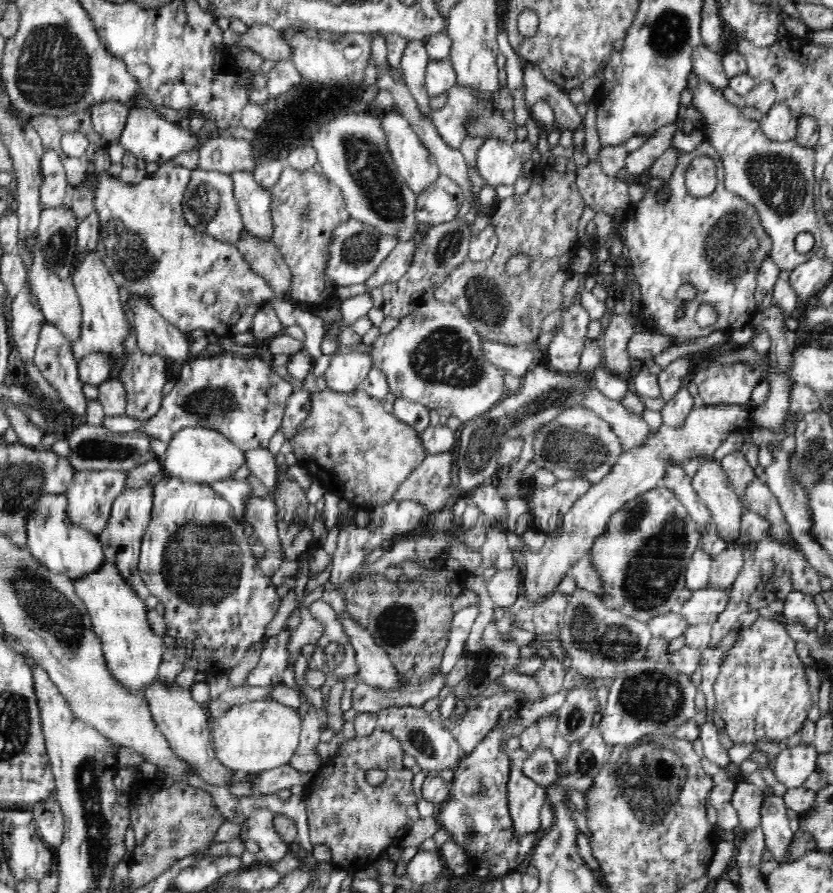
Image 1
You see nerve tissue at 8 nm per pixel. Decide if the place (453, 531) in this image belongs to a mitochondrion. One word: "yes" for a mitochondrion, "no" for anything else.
no

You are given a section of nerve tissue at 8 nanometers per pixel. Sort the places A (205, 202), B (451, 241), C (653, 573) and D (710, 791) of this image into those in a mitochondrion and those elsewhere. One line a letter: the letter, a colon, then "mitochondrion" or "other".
A: mitochondrion
B: mitochondrion
C: mitochondrion
D: other

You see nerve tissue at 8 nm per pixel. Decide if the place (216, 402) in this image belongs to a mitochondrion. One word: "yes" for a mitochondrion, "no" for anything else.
yes

